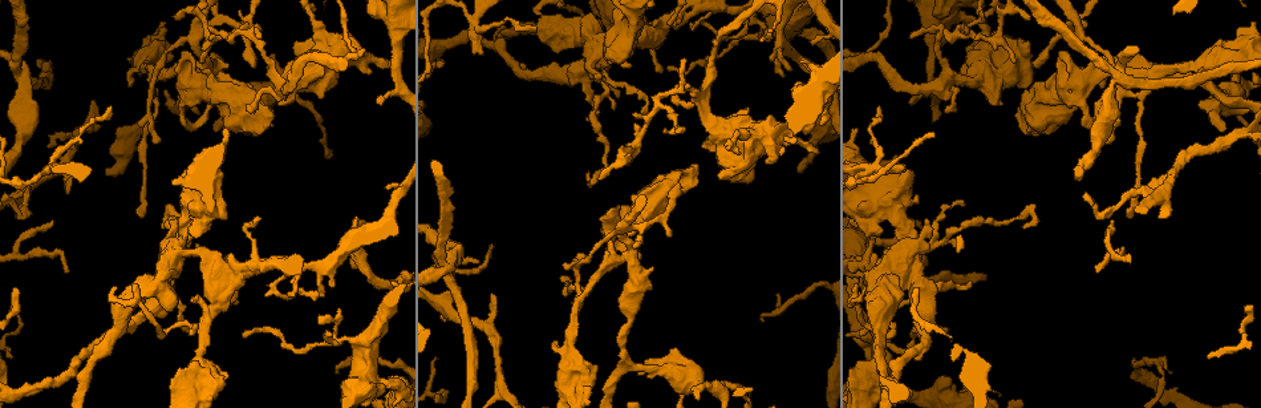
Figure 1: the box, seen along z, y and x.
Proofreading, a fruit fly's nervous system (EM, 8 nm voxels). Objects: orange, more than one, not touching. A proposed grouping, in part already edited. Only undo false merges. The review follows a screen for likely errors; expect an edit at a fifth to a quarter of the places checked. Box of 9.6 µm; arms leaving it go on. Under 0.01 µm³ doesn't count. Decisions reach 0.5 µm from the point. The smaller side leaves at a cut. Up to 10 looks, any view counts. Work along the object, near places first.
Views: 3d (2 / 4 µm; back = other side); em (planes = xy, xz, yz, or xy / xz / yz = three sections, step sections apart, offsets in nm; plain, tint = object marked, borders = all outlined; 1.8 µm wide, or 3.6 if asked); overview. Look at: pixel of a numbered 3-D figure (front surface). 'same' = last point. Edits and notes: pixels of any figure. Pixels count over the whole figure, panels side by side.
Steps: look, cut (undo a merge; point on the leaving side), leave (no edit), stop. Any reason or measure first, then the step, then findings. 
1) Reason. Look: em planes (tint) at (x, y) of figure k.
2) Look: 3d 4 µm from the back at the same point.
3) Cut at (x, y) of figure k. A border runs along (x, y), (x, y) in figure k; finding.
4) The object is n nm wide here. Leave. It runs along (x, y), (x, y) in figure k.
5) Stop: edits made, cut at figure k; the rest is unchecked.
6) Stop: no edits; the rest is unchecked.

Calibre changes. Look: em 3.6 µm planes (plain) at (239, 121) of figure 1.

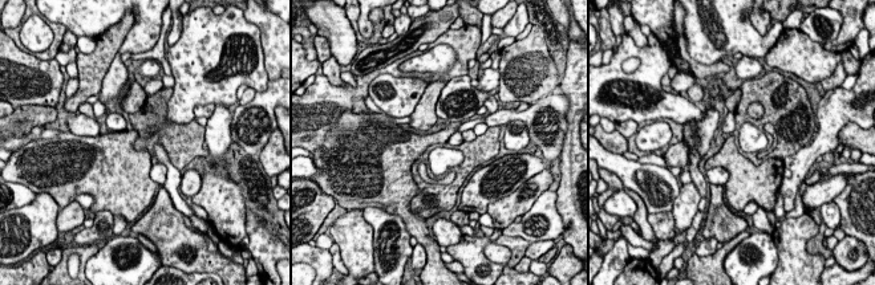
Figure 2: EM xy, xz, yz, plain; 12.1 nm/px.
Look: em 3.6 µm planes (tint) at the same point.

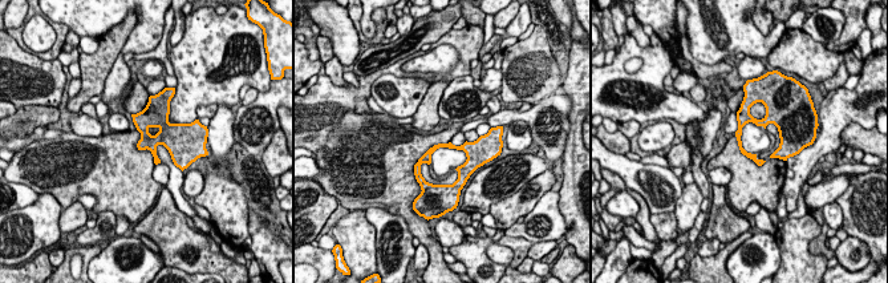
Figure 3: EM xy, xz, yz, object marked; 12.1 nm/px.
Leave. It runs along (481, 144), (438, 145), (417, 172) in figure 3; continuous, no second neuron.

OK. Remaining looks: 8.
Three arms meet. Look: 3d 4 µm at (700, 105) of figure 1.

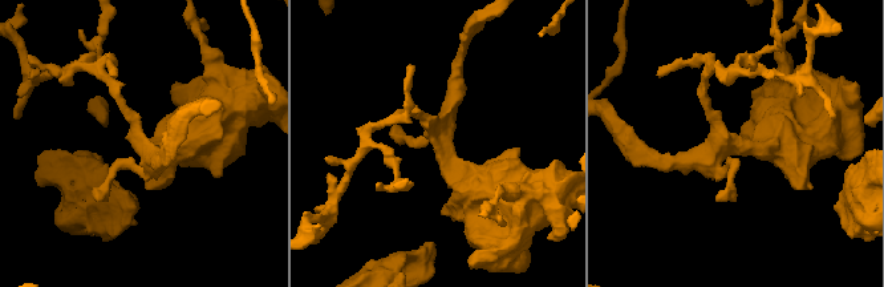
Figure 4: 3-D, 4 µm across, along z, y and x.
Look: em xz step 8 (tint) at (146, 148) of figure 4.

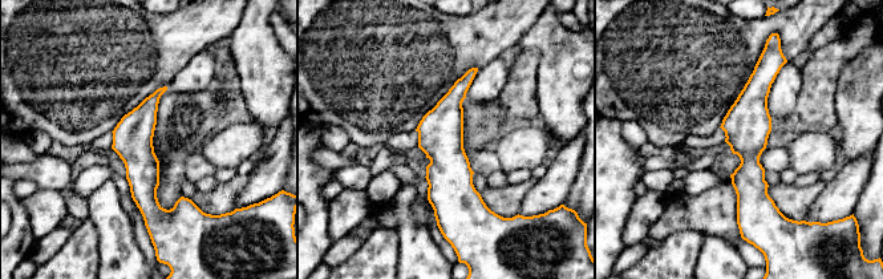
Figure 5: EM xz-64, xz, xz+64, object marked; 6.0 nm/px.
Cut it another way. Look: em planes (borders) at the same point.

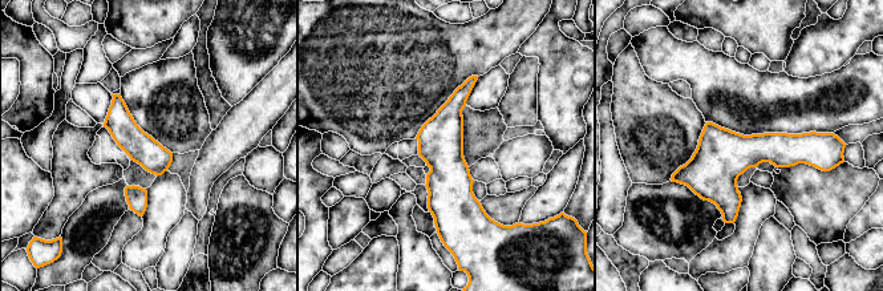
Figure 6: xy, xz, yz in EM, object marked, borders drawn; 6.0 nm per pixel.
Leave. It runs along (823, 141), (732, 153), (675, 178) in figure 6; continuous, no second neuron.

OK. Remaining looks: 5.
Branch point. Look: em planes (tint) at (684, 17) of figure 1.

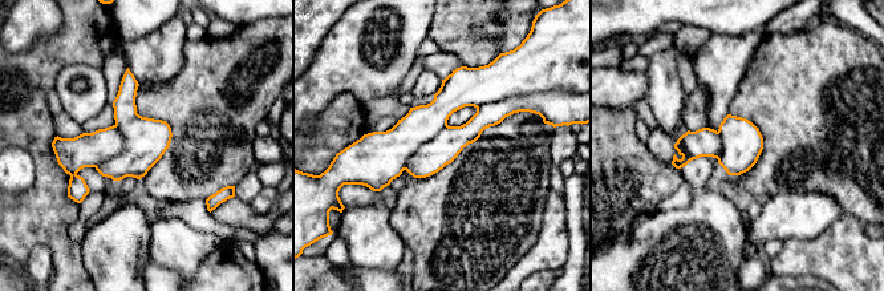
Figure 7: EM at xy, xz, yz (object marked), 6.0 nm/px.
The object is 300 nm wide here. Cut at (88, 149) of figure 7. The part that leaves runs along (503, 95), (455, 93), (374, 186) in figure 7; a second neuron is stuck on.

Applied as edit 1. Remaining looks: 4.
Narrows sharply. Look: em planes (tint) at (351, 44) of figure 1.

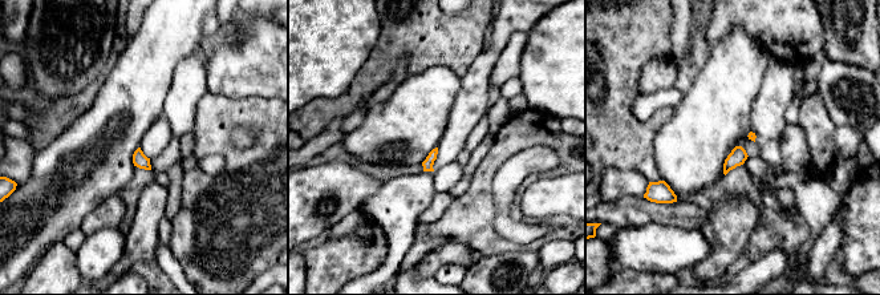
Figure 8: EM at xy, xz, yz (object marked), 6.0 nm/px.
Leave. One neuron here.

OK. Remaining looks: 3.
Stop: edits made, cut at figure 7; the rest is unchecked.

